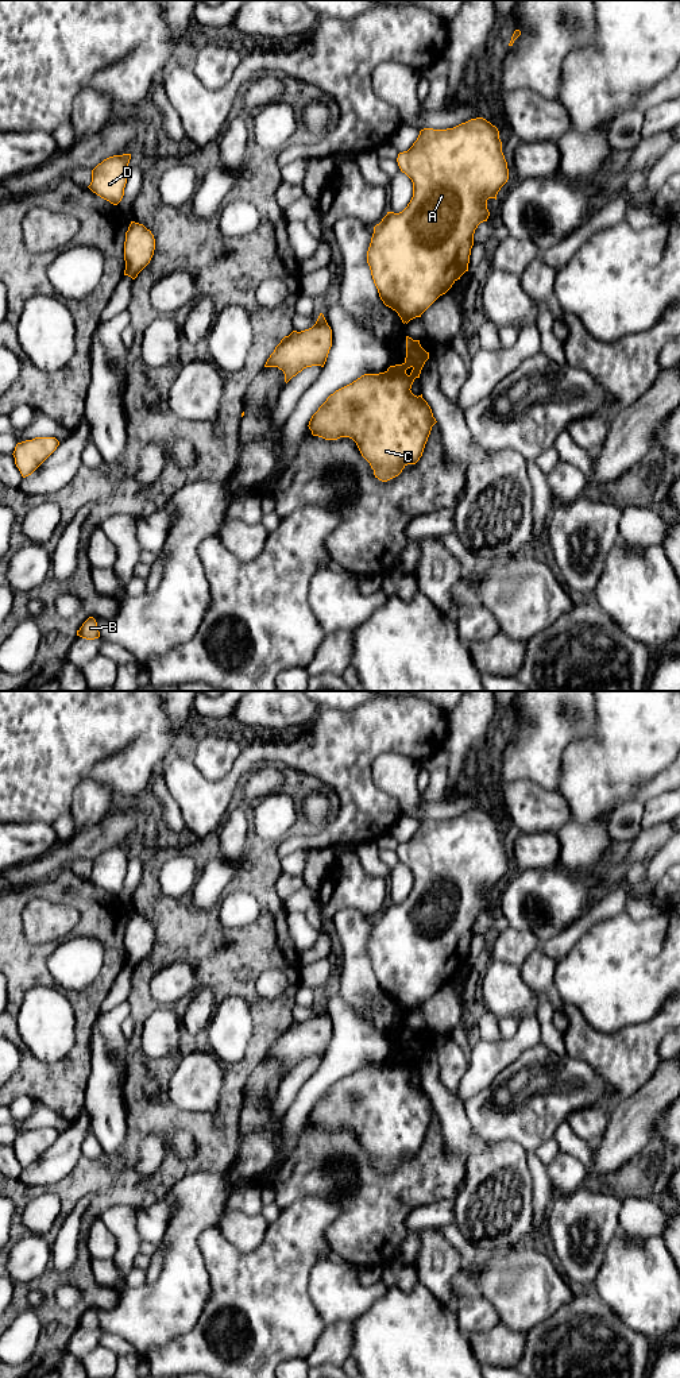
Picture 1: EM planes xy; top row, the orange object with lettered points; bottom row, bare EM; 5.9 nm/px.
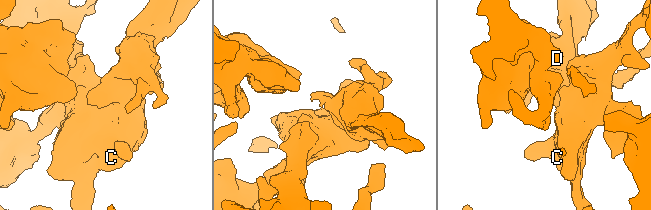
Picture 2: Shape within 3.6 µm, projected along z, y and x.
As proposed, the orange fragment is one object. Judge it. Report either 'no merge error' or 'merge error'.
no merge error

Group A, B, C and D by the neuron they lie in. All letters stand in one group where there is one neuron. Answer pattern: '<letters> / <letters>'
A B C D

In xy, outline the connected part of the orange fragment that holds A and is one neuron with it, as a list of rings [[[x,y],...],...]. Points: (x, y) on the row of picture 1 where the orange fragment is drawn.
[[[483,117],[471,119],[447,130],[421,130],[413,146],[398,154],[397,162],[401,171],[413,182],[413,197],[402,212],[387,212],[374,227],[367,263],[380,300],[398,313],[403,324],[407,324],[421,317],[468,271],[475,229],[480,223],[487,221],[490,216],[487,200],[497,200],[498,192],[509,180],[509,169],[502,153],[499,131]]]

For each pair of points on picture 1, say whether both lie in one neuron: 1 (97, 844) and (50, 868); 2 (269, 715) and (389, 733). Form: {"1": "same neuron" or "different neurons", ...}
{"1": "same neuron", "2": "different neurons"}

